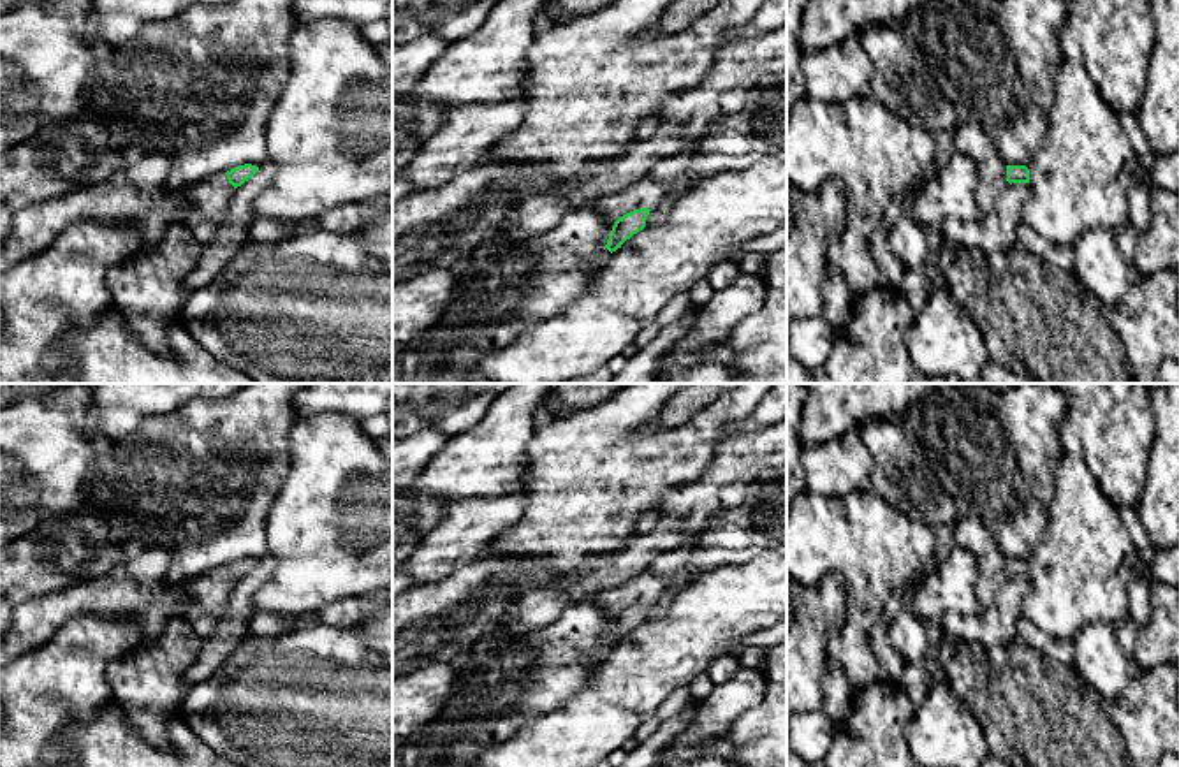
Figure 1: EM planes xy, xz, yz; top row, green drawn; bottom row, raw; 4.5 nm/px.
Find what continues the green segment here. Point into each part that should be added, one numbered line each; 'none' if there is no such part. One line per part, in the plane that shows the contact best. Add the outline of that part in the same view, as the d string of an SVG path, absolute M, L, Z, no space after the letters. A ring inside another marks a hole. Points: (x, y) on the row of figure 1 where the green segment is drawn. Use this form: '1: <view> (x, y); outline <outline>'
1: xz (644, 194); outline M686 139L679 153L658 160L639 183L602 197L591 208L611 220L618 220L633 209L653 209L670 192L670 181L686 169L695 150L697 139Z

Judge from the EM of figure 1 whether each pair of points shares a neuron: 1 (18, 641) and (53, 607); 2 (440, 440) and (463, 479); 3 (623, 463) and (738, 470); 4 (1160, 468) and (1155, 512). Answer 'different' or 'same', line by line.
1: same
2: different
3: different
4: same

